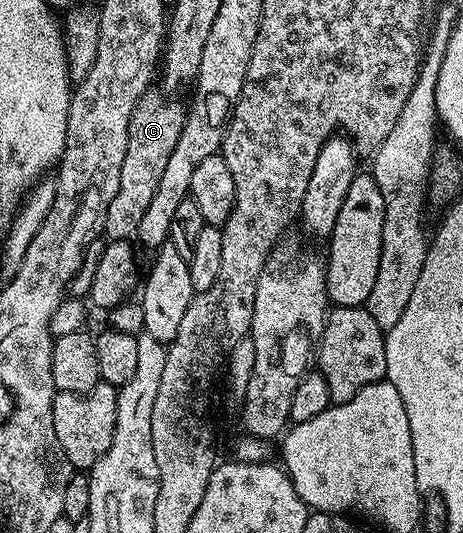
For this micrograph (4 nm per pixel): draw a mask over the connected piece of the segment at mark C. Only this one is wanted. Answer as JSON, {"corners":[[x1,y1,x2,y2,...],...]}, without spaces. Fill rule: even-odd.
{"corners":[[156,89,147,91,138,101,130,117,130,137,126,157,122,160,122,177,118,177,118,193,114,193,114,201,110,201,106,209,104,235,109,240,131,240,135,236,154,193,158,193,158,184,166,164,170,162,170,153,174,153,174,145,178,145,185,114,183,102,180,104,176,97,169,97]]}

